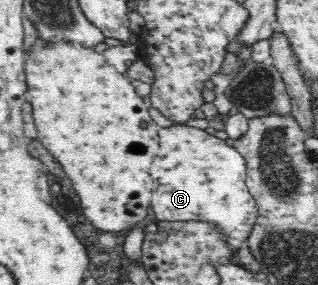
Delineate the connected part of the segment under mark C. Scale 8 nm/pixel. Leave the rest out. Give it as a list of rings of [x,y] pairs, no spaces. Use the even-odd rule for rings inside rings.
[[[173,124],[161,127],[159,151],[151,161],[151,210],[156,220],[205,222],[225,238],[233,250],[248,241],[256,225],[258,207],[246,184],[247,166],[243,156],[225,140],[204,129]]]

